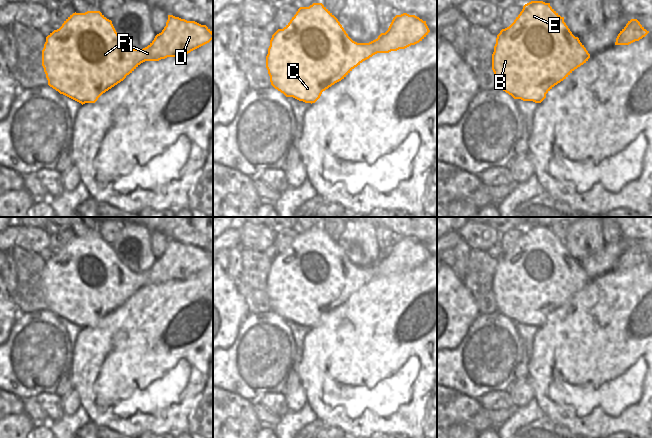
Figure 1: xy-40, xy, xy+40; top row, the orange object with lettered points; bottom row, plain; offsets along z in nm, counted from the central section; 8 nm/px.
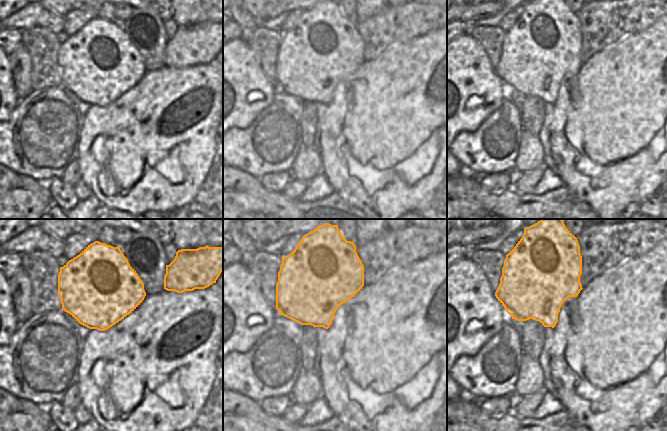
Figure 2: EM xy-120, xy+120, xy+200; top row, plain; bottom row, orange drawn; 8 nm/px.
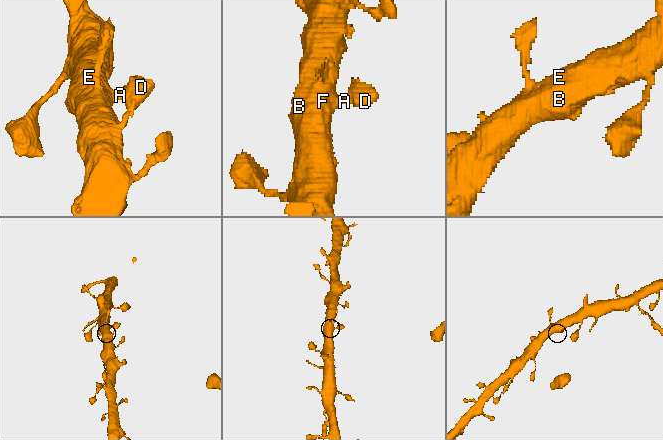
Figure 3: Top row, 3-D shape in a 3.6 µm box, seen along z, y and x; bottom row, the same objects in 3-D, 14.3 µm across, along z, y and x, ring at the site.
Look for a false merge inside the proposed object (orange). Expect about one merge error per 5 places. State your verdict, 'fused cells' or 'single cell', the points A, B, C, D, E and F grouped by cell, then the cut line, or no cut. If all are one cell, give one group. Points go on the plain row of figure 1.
single cell; A B C D E F; no cut

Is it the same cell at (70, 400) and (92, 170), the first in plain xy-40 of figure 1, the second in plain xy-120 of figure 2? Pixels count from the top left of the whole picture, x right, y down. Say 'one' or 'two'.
two

